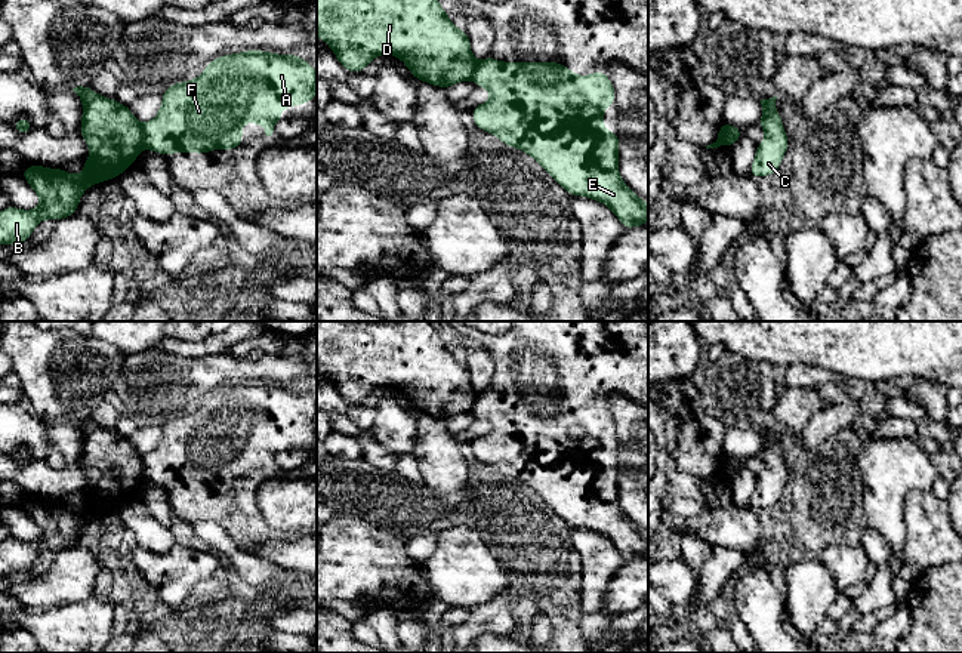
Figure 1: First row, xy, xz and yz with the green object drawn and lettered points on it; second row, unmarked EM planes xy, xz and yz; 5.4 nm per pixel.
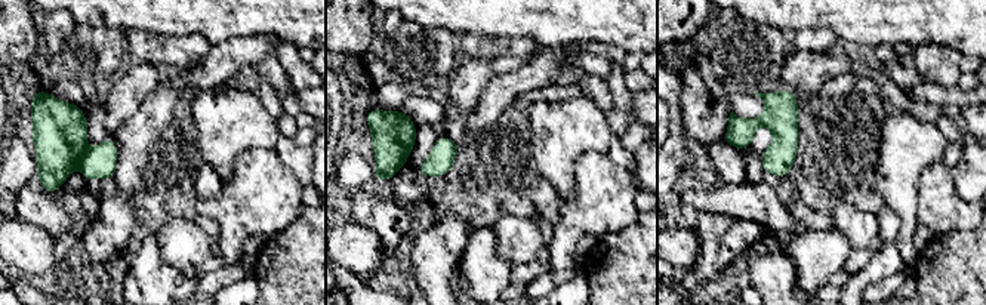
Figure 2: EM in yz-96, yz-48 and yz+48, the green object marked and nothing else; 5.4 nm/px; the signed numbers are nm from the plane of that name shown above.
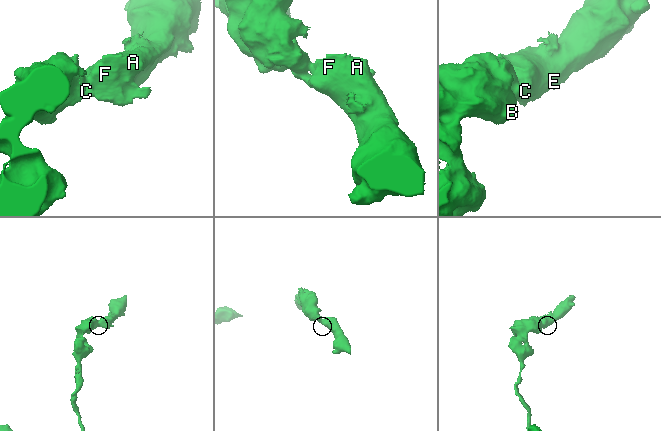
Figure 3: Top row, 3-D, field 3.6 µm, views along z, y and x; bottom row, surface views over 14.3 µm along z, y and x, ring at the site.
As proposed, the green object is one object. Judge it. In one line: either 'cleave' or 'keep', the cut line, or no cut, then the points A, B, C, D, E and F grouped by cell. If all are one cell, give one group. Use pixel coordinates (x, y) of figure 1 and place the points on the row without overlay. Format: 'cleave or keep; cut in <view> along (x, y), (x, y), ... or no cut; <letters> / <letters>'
cleave; cut in yz along (727, 456), (730, 477); A C E F / B D

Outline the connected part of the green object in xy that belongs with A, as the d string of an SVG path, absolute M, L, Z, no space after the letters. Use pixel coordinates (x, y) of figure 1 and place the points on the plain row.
M246 382L234 386L222 386L215 389L204 403L194 412L170 416L161 425L161 440L158 446L144 456L145 480L167 489L175 484L207 486L210 481L228 480L237 481L241 478L241 458L247 453L262 456L265 466L271 468L274 458L283 450L283 438L297 438L312 434L317 422L317 403L295 386L277 386L263 382Z

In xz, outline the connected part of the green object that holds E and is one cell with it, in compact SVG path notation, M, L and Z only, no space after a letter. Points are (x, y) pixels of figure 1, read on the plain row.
M487 388L478 394L474 413L491 425L488 434L471 440L477 461L527 484L570 527L604 535L625 561L648 552L648 535L619 506L619 463L604 461L604 440L616 435L616 423L602 401L580 409L561 394L500 394Z

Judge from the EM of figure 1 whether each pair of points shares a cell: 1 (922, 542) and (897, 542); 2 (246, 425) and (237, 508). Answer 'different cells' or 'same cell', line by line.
1: different cells
2: same cell

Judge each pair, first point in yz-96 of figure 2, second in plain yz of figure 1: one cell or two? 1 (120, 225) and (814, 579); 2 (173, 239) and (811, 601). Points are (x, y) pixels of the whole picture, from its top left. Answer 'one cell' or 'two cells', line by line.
1: two cells
2: two cells

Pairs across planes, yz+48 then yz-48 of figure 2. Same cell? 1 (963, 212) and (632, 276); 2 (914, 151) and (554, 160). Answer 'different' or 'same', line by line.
1: different
2: same

